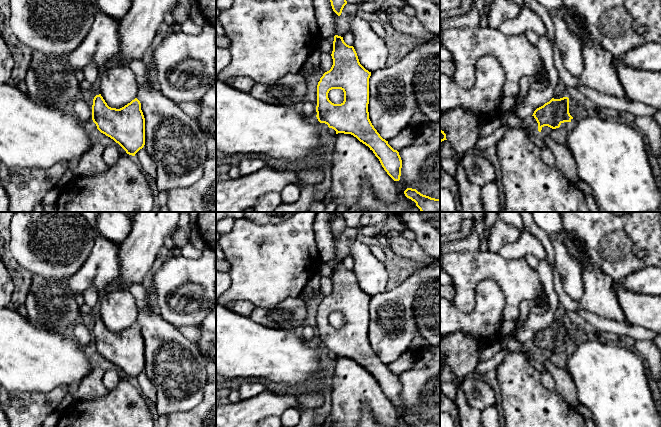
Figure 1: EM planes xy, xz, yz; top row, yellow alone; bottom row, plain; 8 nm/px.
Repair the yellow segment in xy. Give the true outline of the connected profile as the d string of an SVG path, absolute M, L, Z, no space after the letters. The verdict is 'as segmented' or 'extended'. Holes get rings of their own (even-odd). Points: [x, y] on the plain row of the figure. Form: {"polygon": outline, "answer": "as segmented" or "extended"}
{"polygon": "M101 318L92 329L92 344L97 353L118 367L127 378L135 378L145 369L145 342L135 322L120 333L107 329Z", "answer": "as segmented"}

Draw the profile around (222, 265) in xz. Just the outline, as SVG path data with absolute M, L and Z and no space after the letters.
M216 259L216 270L230 273L231 265L226 259Z

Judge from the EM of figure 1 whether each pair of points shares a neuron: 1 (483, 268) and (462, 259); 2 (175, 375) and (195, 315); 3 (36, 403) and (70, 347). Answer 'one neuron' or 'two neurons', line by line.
1: one neuron
2: two neurons
3: two neurons

